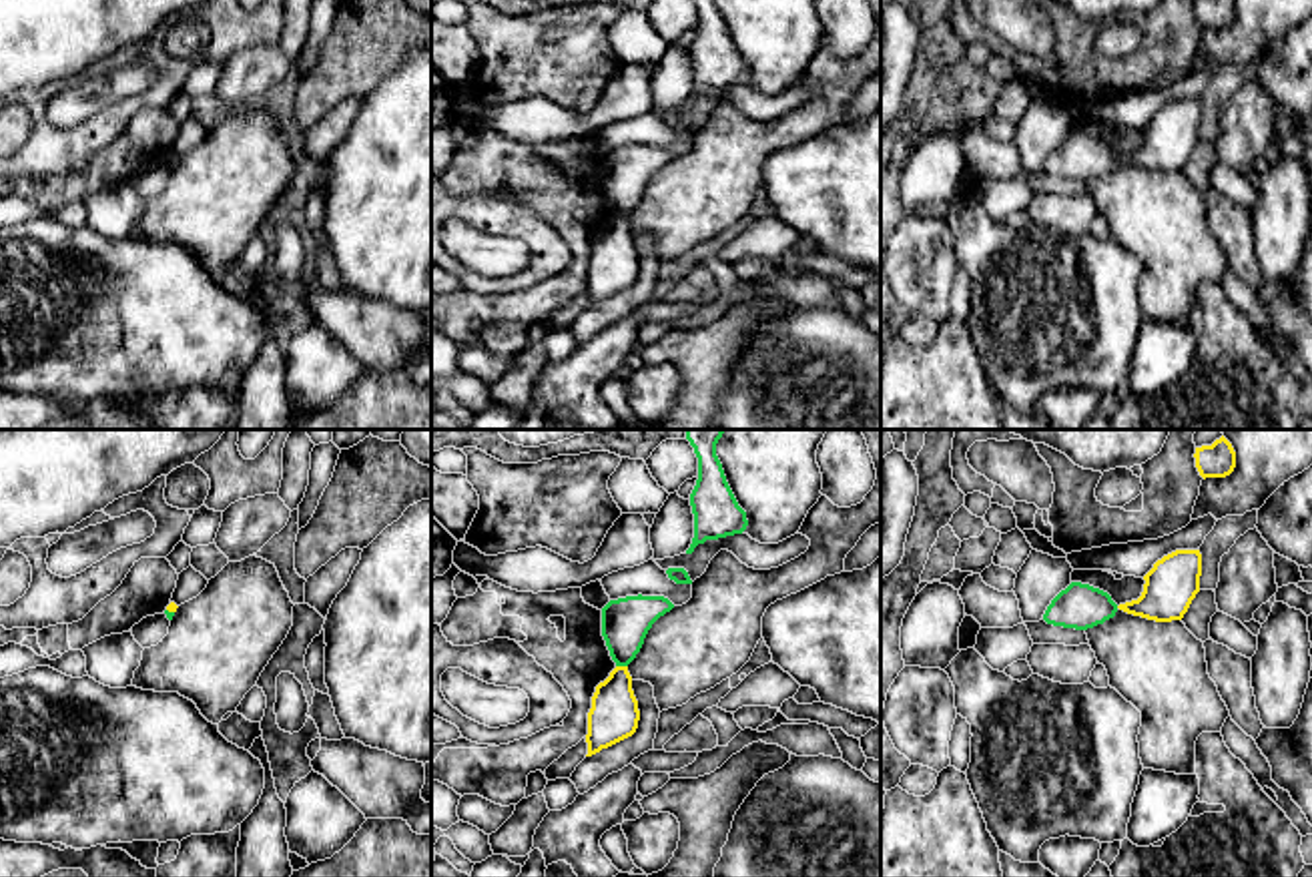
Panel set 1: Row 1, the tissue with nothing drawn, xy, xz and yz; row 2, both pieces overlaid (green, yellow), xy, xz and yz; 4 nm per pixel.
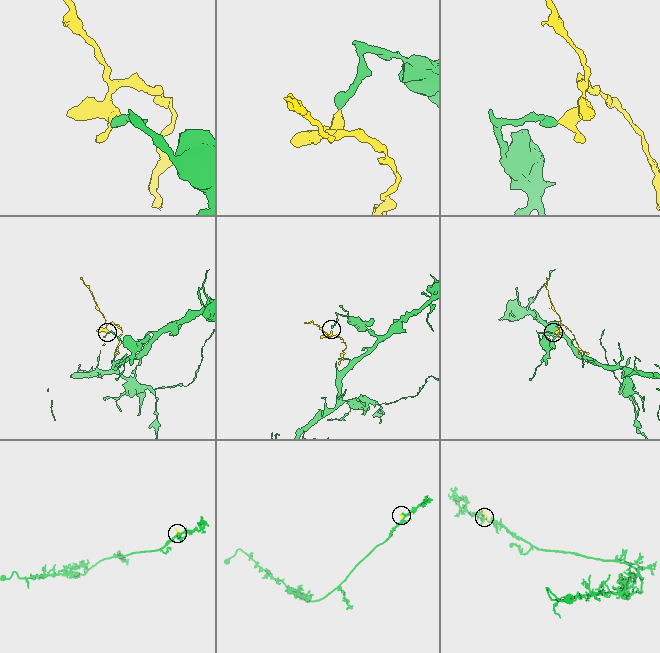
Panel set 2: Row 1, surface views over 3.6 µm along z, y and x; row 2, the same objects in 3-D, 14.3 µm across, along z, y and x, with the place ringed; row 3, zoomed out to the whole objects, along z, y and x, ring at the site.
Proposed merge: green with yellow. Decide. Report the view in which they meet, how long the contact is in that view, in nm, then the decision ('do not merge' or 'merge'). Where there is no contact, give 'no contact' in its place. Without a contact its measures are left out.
xz | 50 nm | do not merge

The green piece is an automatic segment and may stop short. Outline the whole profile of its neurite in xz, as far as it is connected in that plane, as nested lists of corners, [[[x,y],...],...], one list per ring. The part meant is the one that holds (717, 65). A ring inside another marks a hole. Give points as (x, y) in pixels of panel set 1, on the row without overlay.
[[[694,0],[698,8],[698,30],[690,44],[694,64],[694,88],[686,104],[698,94],[742,84],[748,76],[746,62],[738,56],[716,0]]]

